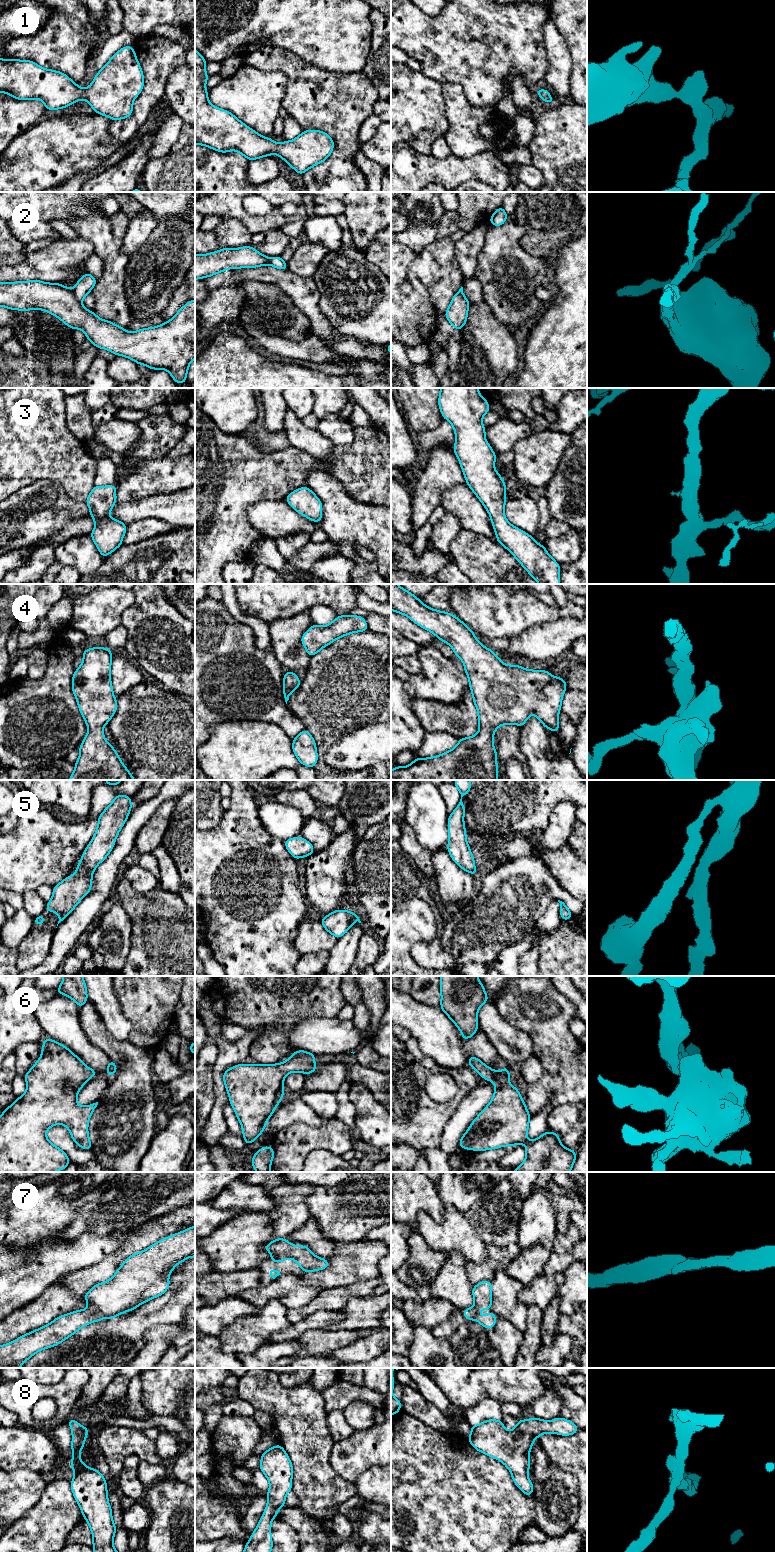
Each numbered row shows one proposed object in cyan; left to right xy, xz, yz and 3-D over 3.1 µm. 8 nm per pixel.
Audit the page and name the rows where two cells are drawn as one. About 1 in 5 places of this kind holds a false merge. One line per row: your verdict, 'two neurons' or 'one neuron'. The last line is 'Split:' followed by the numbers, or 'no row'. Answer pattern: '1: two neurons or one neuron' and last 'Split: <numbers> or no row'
1: one neuron
2: two neurons
3: one neuron
4: one neuron
5: one neuron
6: one neuron
7: one neuron
8: one neuron
Split: 2

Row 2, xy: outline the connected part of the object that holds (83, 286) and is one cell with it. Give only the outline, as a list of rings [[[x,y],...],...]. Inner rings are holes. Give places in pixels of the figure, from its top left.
[[[86,272],[84,276],[76,282],[75,287],[72,289],[75,297],[81,302],[87,294],[92,291],[96,285],[97,280],[90,273]]]

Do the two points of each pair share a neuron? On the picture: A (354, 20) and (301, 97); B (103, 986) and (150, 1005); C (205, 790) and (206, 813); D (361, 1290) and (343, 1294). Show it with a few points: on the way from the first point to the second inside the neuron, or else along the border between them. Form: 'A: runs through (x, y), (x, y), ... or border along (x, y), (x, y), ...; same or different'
A: border along (300, 57), (321, 68), (344, 73); different
B: border along (112, 986), (113, 993), (122, 1012); different
C: runs through (205, 796), (205, 807); same
D: runs through (357, 1290), (347, 1292); same

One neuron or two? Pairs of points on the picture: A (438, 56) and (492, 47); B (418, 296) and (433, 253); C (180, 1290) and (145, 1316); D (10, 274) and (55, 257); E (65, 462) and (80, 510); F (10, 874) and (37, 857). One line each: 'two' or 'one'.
A: one
B: two
C: one
D: one
E: two
F: one

